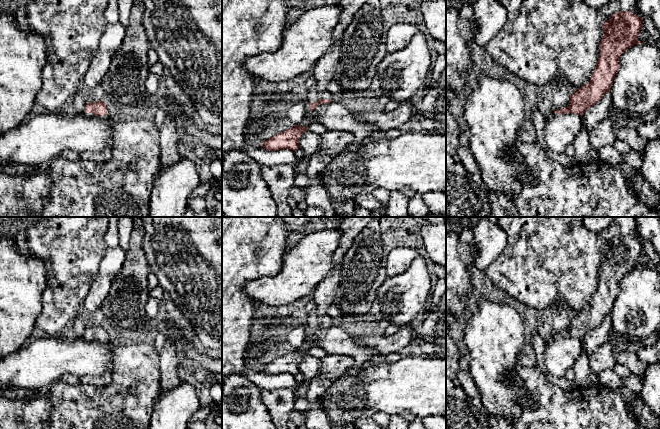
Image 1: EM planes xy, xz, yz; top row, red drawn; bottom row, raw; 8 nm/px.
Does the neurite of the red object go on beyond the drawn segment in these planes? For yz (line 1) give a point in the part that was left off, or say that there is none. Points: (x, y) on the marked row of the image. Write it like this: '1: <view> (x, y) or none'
1: yz (546, 117)

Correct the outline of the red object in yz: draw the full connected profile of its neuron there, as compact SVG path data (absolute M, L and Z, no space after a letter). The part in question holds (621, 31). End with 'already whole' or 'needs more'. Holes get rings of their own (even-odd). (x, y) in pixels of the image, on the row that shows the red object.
M630 11L615 12L608 21L603 22L599 58L590 81L570 95L568 107L552 109L549 114L543 116L545 121L556 114L584 115L611 90L622 54L631 46L643 43L637 40L643 27L642 22L642 17Z; needs more

